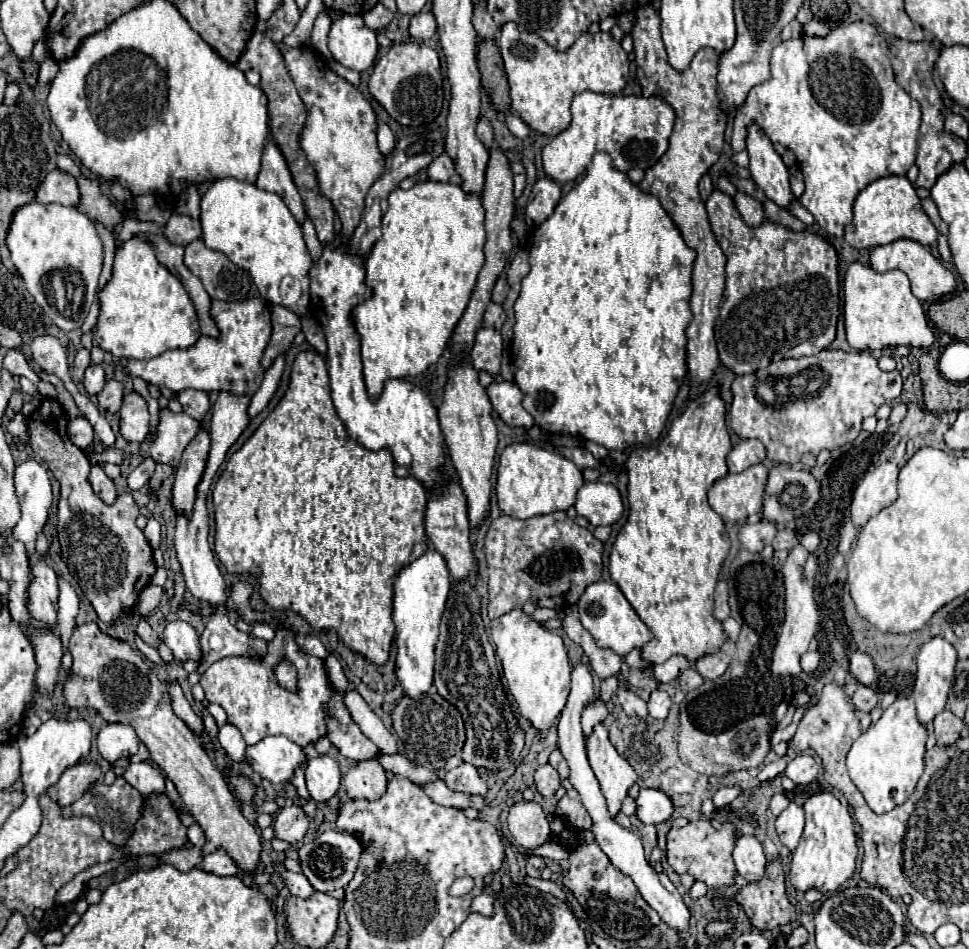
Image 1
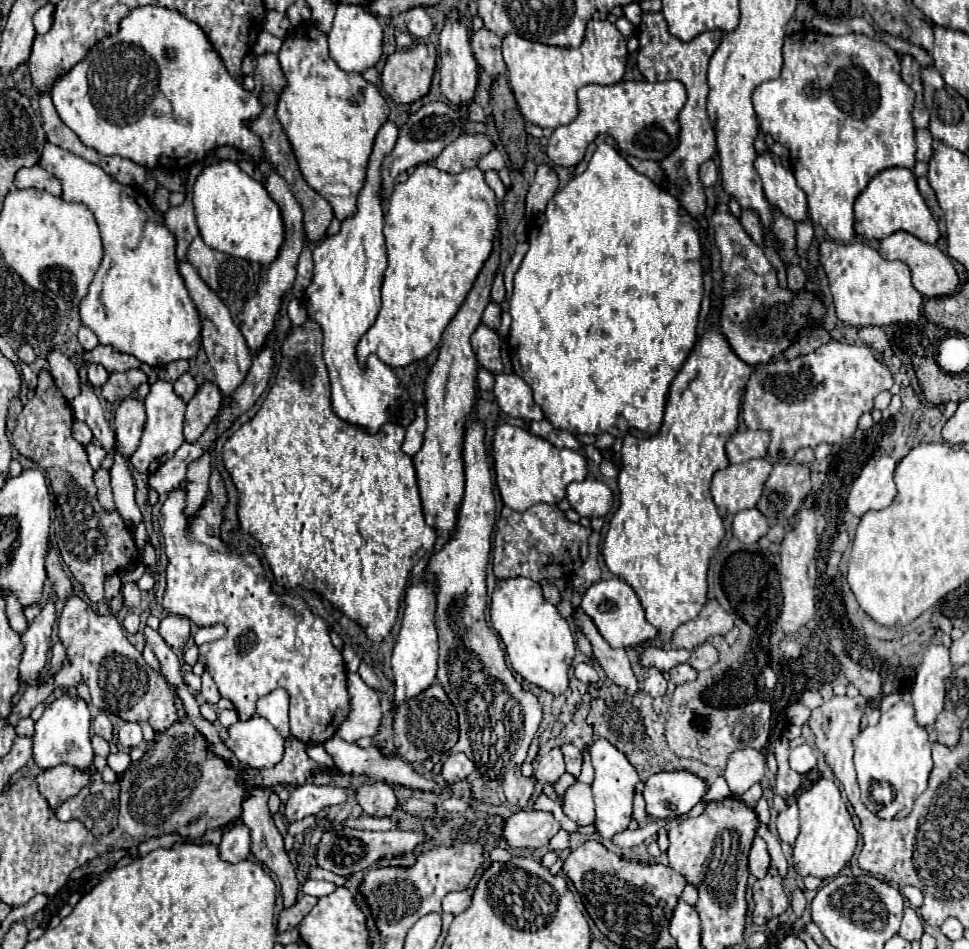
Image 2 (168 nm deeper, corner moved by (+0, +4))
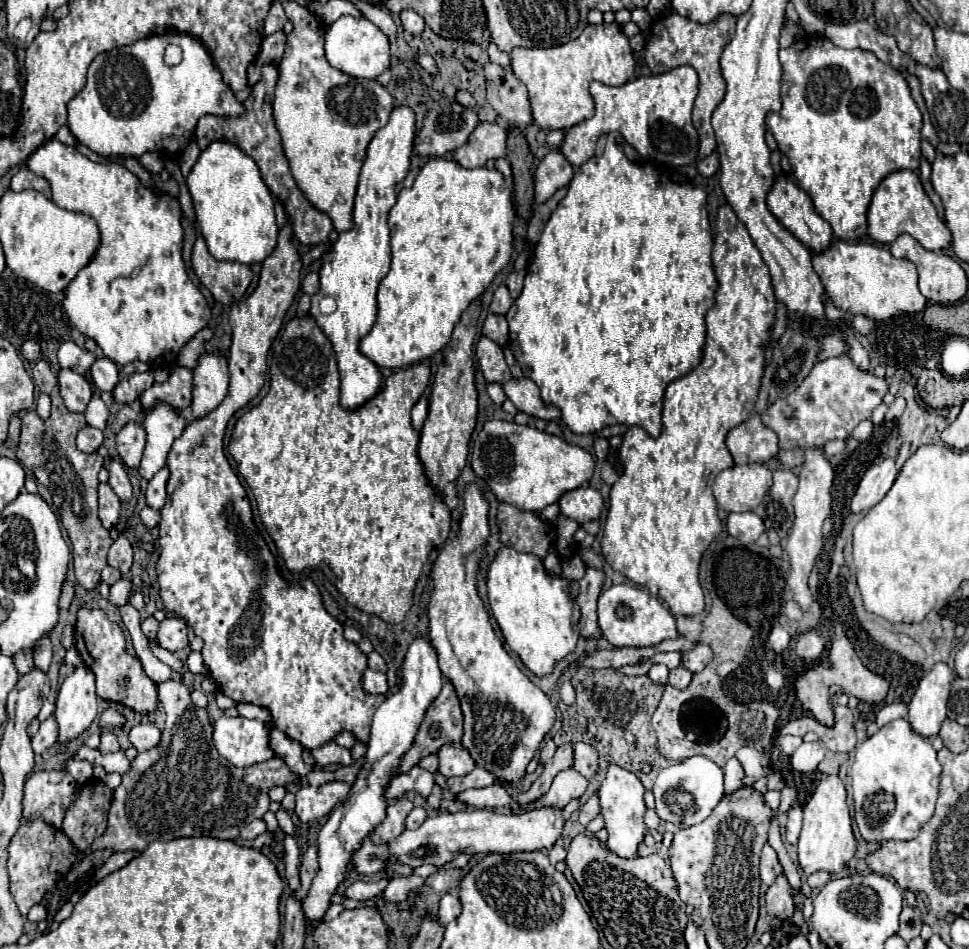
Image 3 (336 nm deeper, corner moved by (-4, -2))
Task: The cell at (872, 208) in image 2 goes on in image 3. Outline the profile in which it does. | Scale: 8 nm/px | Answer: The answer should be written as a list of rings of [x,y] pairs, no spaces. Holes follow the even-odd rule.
[[[912,170],[892,172],[880,182],[868,208],[868,234],[876,244],[890,244],[900,234],[910,234],[926,250],[944,250],[952,240],[948,226],[938,218],[936,208],[926,196],[918,174]]]

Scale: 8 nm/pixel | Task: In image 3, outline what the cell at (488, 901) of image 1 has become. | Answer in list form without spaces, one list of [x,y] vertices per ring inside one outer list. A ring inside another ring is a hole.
[[[444,894],[440,900],[440,908],[438,908],[438,918],[440,924],[450,924],[452,920],[456,920],[460,916],[460,900],[454,894]]]

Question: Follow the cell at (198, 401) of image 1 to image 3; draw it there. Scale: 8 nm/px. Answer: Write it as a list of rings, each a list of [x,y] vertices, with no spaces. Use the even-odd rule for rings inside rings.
[[[174,368],[174,372],[170,374],[170,378],[164,384],[154,384],[152,388],[148,388],[142,396],[142,408],[148,410],[148,406],[152,406],[152,402],[156,402],[156,398],[164,398],[164,402],[176,406],[178,410],[190,406],[192,400],[192,370],[188,368]]]

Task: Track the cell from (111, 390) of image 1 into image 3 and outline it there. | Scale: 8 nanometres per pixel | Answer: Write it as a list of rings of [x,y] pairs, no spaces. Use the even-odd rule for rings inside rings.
[[[144,372],[144,374],[130,374],[120,378],[120,382],[114,388],[114,400],[118,404],[132,404],[144,390],[148,390],[154,384],[154,374]]]

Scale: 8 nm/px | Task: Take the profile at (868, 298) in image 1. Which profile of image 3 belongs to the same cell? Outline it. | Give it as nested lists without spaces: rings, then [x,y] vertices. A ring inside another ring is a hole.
[[[836,240],[824,252],[814,254],[812,264],[834,306],[854,316],[862,314],[872,320],[886,320],[898,314],[922,312],[928,304],[918,290],[916,266],[894,258],[886,246]]]

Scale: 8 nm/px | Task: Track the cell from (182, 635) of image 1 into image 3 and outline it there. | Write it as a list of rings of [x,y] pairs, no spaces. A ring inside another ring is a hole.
[[[170,616],[164,622],[160,622],[158,630],[158,644],[170,652],[182,650],[188,646],[188,626],[182,618]]]

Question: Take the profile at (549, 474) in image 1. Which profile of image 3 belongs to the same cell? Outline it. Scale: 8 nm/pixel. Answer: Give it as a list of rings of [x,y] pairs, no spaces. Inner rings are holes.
[[[488,420],[472,448],[472,468],[488,482],[500,502],[526,512],[542,512],[566,492],[584,486],[594,474],[592,456],[566,440],[504,420]]]

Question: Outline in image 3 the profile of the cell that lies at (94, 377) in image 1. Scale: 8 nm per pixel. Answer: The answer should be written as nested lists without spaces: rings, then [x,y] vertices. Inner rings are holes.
[[[98,358],[98,360],[94,362],[90,374],[92,374],[94,384],[96,384],[100,390],[104,390],[104,392],[112,392],[114,386],[116,386],[116,382],[118,382],[118,368],[116,368],[116,364],[114,364],[112,360],[108,360],[108,358]]]

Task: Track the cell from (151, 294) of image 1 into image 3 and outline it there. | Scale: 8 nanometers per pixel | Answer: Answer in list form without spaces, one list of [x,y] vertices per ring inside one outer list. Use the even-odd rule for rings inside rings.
[[[56,138],[44,142],[30,158],[28,168],[44,176],[52,186],[52,202],[70,212],[82,212],[96,220],[100,228],[100,246],[92,262],[80,270],[70,282],[64,296],[64,310],[84,336],[96,340],[104,356],[124,366],[134,360],[142,360],[148,366],[172,364],[180,350],[208,326],[210,304],[192,284],[182,260],[184,230],[180,224],[180,204],[168,194],[156,196],[140,184],[140,180],[128,172],[122,164],[98,164],[80,154],[76,148],[64,146]]]

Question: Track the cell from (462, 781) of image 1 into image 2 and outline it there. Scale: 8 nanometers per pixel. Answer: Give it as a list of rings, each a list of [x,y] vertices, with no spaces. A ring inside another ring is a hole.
[[[462,752],[458,754],[450,754],[442,766],[442,776],[446,782],[456,782],[456,780],[464,780],[468,774],[472,774],[476,770],[474,762],[468,760],[468,756],[464,756]]]

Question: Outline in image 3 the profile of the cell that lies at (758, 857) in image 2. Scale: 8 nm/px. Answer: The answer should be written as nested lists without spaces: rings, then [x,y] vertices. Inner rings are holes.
[[[766,844],[762,848],[762,858],[760,858],[760,880],[766,886],[770,886],[778,874],[782,874],[782,866],[778,864],[774,848],[770,844]]]

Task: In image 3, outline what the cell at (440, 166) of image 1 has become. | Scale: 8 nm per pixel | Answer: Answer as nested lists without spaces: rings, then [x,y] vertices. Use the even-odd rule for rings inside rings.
[[[478,124],[472,138],[454,150],[454,160],[462,168],[480,168],[490,158],[506,158],[506,130],[498,124]]]

